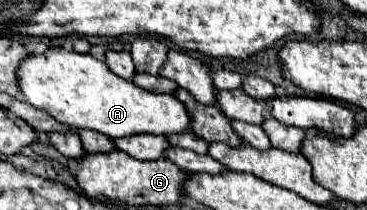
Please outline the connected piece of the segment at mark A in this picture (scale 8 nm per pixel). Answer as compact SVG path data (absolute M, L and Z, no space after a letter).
M51 48L43 54L29 54L17 68L17 84L31 106L45 110L57 122L79 130L89 128L109 138L131 134L177 134L189 128L189 114L173 94L151 94L133 82L115 76L105 62L91 54L77 54L65 48Z

